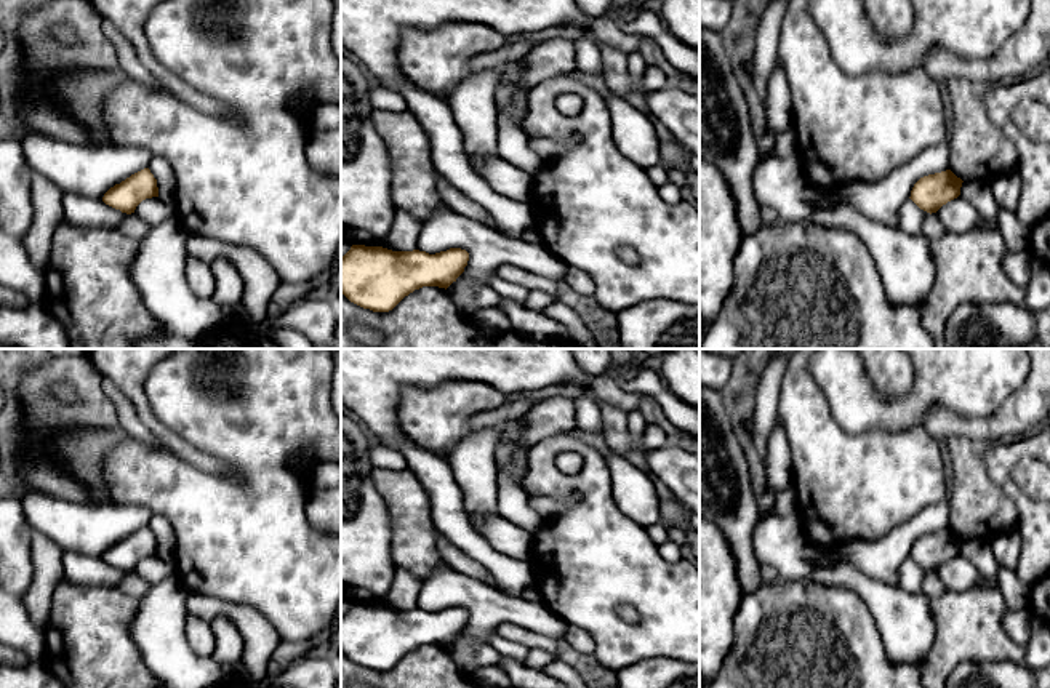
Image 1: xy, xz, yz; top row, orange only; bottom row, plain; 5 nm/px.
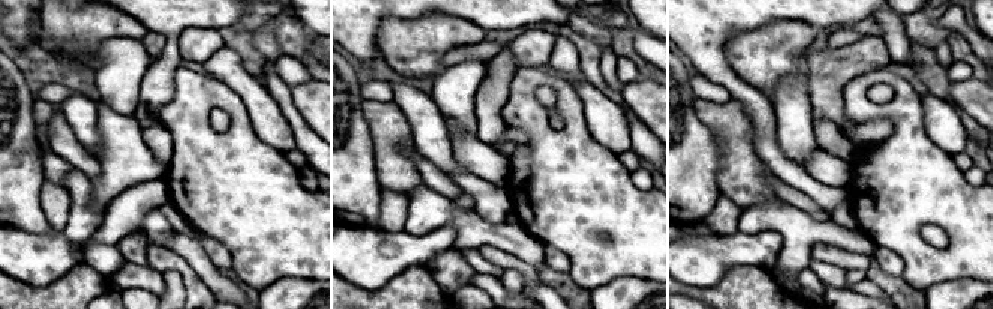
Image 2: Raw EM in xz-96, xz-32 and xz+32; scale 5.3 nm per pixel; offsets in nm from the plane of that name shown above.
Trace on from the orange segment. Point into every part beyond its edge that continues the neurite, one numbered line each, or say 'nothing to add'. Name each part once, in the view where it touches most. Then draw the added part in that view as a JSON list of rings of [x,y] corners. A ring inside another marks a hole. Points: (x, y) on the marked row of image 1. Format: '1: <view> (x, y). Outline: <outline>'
nothing to add

